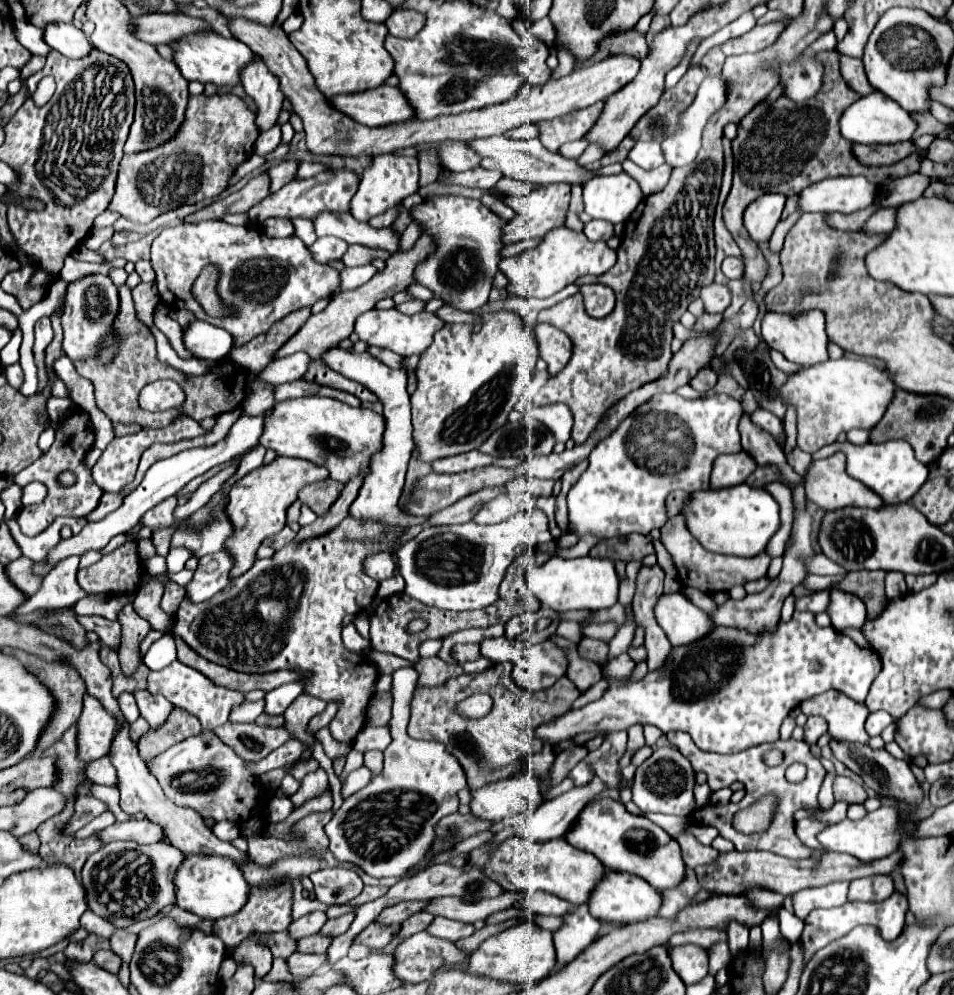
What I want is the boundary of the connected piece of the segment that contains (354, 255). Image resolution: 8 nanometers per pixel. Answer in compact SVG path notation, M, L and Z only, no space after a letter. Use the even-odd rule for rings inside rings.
M350 245L348 251L344 253L342 261L344 261L346 267L356 267L356 265L368 265L374 259L386 261L388 257L390 255L384 249L370 249L370 247L364 247L364 245Z

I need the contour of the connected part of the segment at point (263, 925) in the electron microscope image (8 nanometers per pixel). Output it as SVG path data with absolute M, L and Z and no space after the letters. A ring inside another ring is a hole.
M280 885L280 889L252 889L244 909L240 909L240 913L236 913L234 917L218 919L214 923L214 933L220 933L222 941L228 947L234 947L252 931L256 931L258 935L262 935L264 931L284 931L292 923L290 903L292 903L292 891L288 889L288 885Z

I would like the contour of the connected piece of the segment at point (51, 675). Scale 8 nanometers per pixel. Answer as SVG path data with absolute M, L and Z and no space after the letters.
M12 649L12 655L24 665L24 669L26 669L28 673L32 673L42 685L46 685L46 687L50 689L52 697L56 699L56 709L54 709L52 717L48 719L48 723L44 725L44 729L42 729L42 733L40 733L40 737L38 737L36 749L34 749L32 755L30 755L30 757L42 757L42 753L44 753L48 747L52 747L54 743L58 743L58 741L62 739L62 735L78 721L80 709L82 709L82 695L84 695L84 691L86 691L86 685L84 685L84 681L80 679L80 675L78 675L70 665L48 665L46 661L40 661L38 657L32 657L32 655L28 655L28 653L20 651L20 649Z

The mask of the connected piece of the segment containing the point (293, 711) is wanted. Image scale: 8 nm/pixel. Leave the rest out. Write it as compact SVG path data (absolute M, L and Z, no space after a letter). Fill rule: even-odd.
M302 693L289 705L284 713L284 728L290 729L295 739L308 745L308 749L302 754L302 759L311 758L313 753L314 736L307 732L308 721L314 715L321 713L325 707L326 702Z

